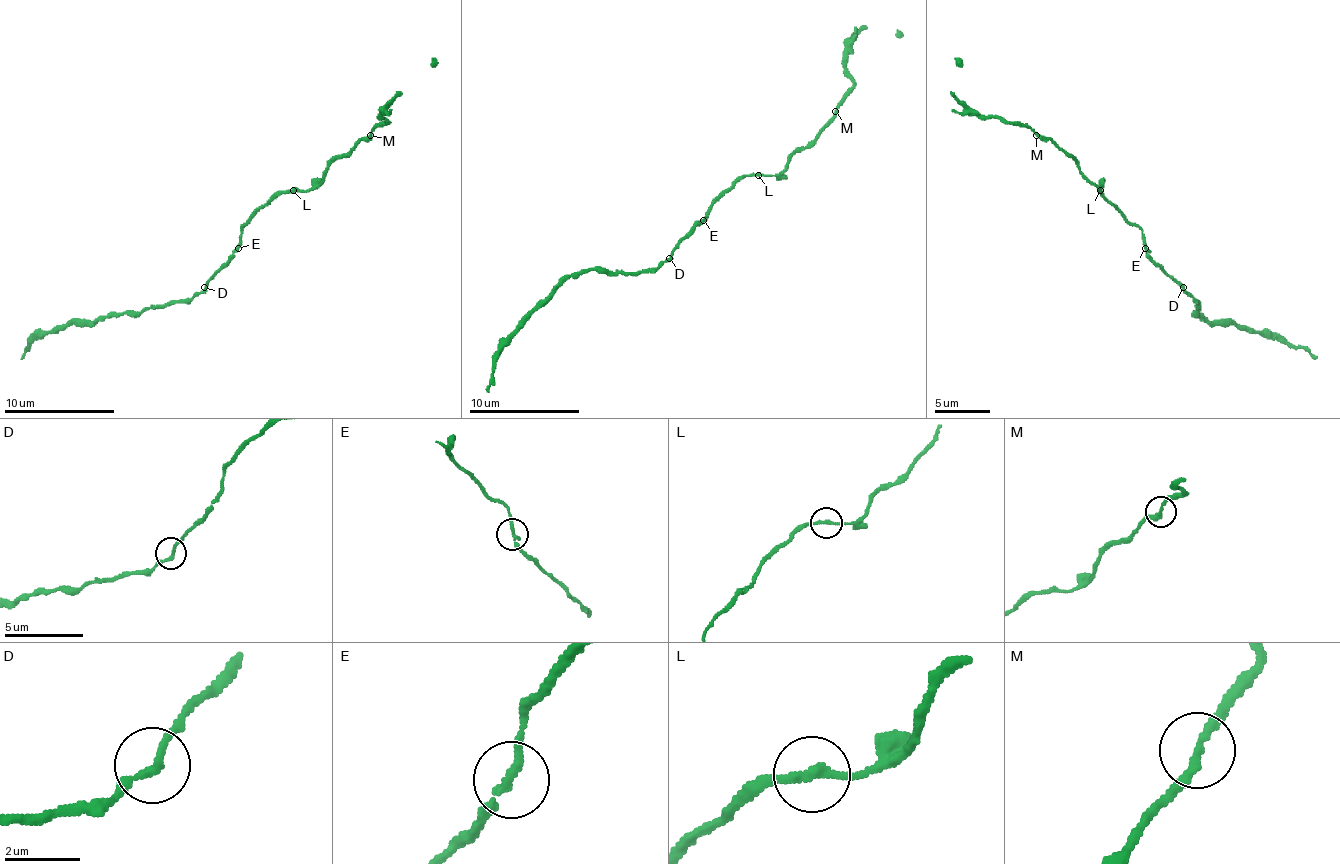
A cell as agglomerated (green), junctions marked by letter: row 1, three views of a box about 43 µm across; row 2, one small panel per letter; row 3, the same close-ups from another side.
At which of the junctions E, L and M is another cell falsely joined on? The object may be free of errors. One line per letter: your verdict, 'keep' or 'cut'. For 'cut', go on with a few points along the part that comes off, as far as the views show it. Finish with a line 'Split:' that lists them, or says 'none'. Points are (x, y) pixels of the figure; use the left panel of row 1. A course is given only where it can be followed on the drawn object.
E: keep
L: keep
M: keep
Split: none

